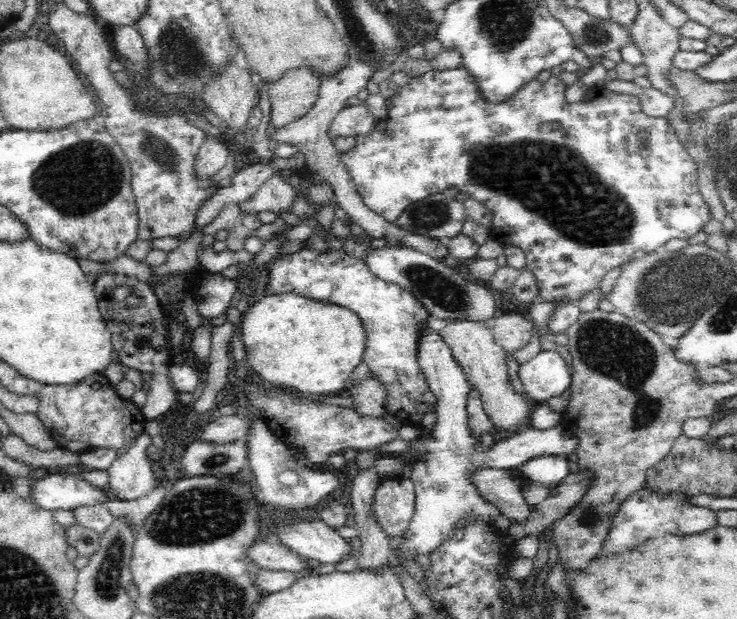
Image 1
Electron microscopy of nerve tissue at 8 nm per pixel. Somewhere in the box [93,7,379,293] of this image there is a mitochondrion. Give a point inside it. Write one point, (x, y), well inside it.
(182, 59)

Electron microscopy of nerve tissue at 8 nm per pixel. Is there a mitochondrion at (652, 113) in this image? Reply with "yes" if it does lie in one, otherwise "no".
no

